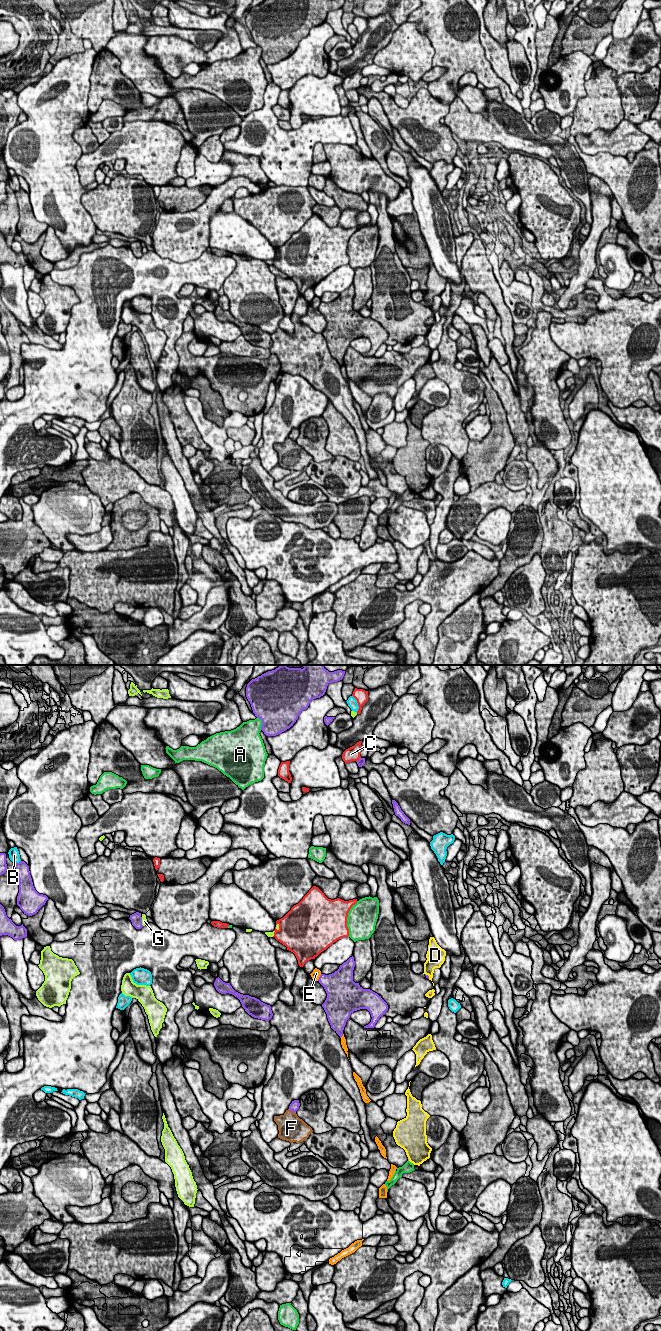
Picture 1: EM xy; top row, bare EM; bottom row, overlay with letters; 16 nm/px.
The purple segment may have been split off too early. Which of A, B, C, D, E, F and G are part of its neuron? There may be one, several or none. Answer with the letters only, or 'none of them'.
none of them

